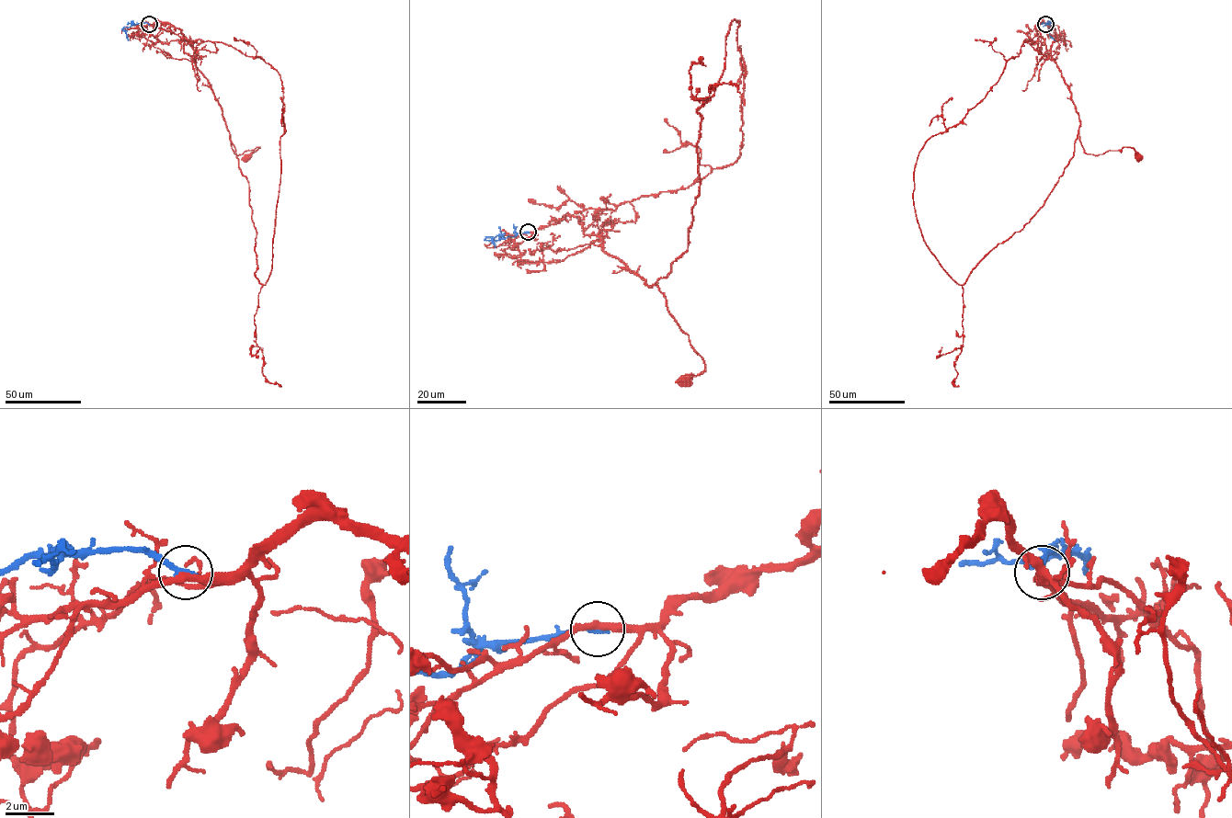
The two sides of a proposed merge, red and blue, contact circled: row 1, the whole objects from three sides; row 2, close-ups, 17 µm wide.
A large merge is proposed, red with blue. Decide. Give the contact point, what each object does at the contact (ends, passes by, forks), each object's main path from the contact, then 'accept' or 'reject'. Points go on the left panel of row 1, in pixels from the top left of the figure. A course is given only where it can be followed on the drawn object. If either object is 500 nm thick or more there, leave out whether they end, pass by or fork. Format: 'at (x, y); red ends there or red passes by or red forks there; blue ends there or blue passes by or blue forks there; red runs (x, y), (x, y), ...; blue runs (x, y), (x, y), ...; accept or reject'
at (149, 24); red passes by; blue ends there; red runs (149, 24), (159, 20), (180, 29), (184, 51), (194, 59), (221, 107), (233, 152), (259, 147), (246, 158); blue runs (149, 24), (141, 23), (124, 27), (128, 40); accept

